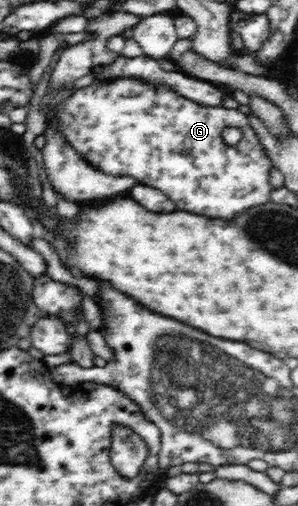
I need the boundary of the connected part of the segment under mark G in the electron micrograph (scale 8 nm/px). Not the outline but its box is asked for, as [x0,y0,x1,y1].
[47,78,271,219]

